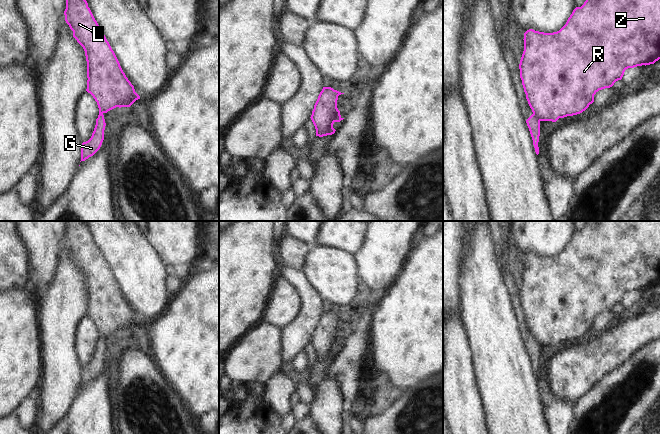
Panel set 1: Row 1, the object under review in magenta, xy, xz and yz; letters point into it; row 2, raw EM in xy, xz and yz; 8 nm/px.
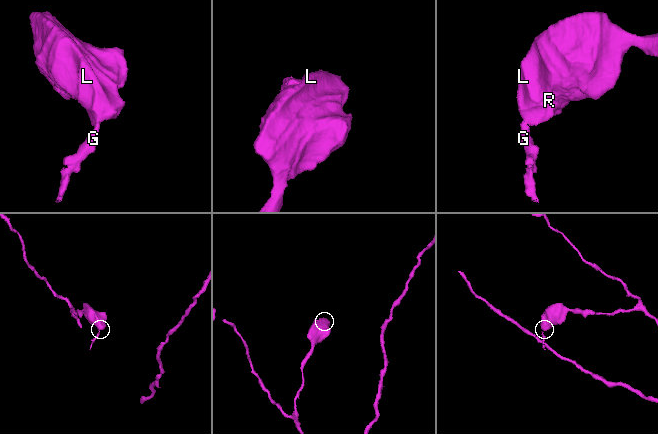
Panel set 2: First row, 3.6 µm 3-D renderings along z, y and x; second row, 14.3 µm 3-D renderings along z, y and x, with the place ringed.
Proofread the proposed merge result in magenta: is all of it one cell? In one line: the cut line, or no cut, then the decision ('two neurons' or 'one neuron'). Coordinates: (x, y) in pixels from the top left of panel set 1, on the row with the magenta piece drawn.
yz (533, 112), (540, 120) | two neurons

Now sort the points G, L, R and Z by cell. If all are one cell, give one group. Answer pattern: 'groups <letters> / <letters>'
groups G / L R Z

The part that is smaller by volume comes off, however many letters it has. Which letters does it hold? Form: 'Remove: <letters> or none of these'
Remove: G

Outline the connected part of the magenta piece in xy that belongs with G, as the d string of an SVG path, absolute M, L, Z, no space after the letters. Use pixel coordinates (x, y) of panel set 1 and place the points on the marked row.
M99 113L91 138L88 141L82 143L81 161L85 161L89 157L93 156L100 149L104 140L105 126L106 123L104 115Z

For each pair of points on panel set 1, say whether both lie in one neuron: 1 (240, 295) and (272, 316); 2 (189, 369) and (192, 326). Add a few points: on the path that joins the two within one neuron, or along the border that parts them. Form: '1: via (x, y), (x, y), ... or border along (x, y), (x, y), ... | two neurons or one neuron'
1: border along (272, 289), (260, 319) | two neurons
2: via (192, 358), (192, 337) | one neuron

